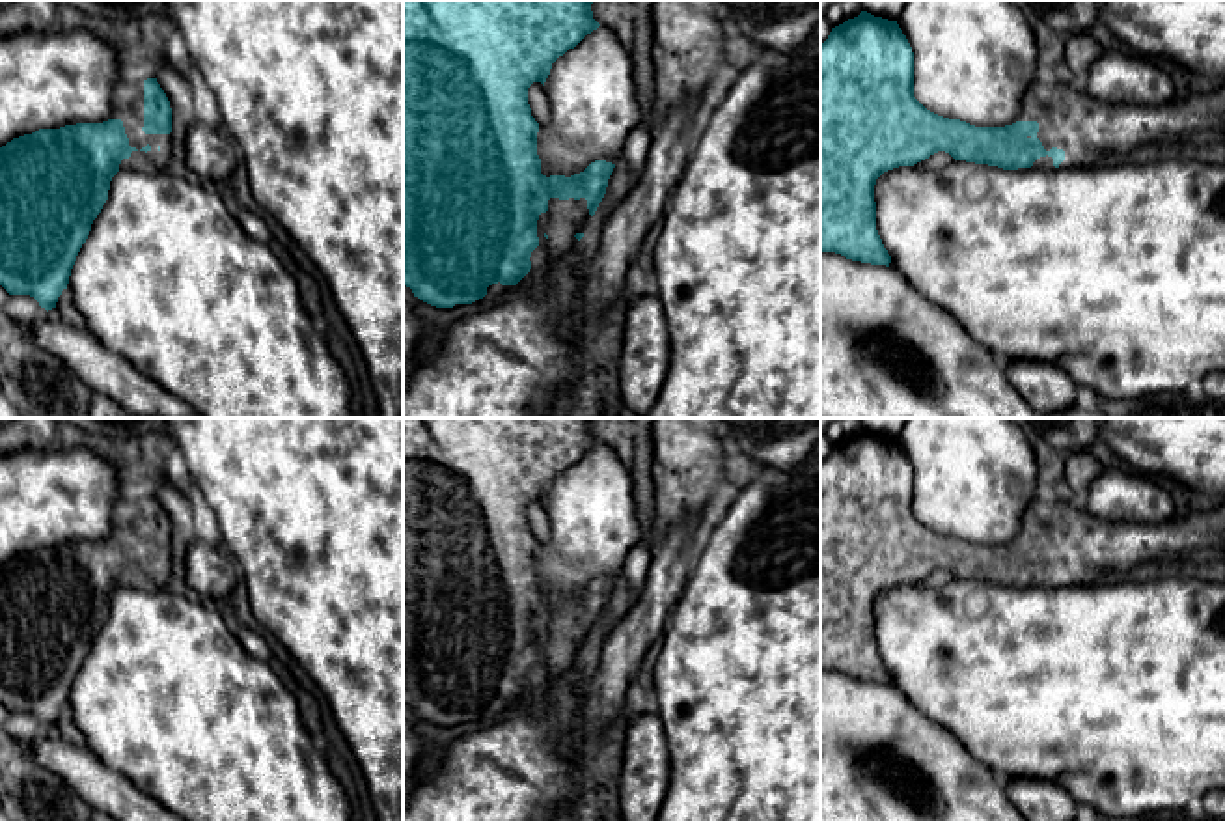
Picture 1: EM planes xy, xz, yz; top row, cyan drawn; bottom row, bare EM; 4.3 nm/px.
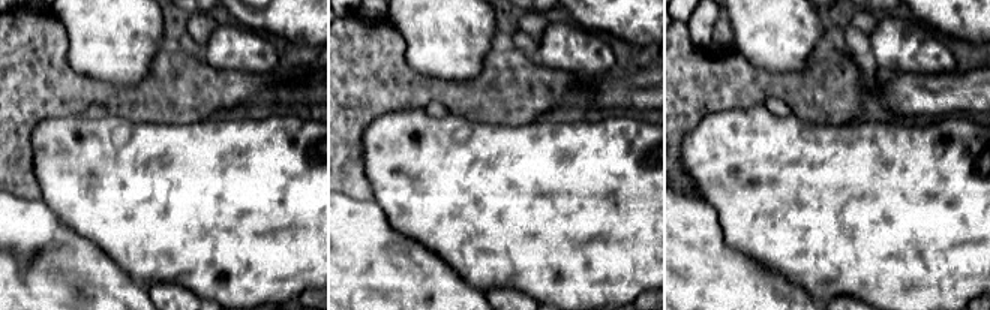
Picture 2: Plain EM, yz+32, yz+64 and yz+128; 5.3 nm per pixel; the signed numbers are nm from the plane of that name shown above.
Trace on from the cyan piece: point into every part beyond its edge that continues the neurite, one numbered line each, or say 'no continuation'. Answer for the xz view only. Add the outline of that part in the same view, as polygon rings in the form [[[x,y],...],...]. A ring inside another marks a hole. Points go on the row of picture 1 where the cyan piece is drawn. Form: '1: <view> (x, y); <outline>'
1: xz (564, 219); [[[550,198],[548,211],[541,213],[537,220],[539,246],[531,252],[530,272],[550,269],[563,254],[580,243],[574,235],[585,235],[591,222],[593,216],[589,215],[585,198]]]

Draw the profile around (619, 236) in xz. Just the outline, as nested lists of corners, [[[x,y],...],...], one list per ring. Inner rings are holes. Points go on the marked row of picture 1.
[[[699,93],[669,104],[653,127],[647,164],[630,194],[599,224],[578,280],[574,313],[578,330],[619,300],[647,231],[662,220],[669,192],[690,159],[692,127],[707,114],[712,95]]]

